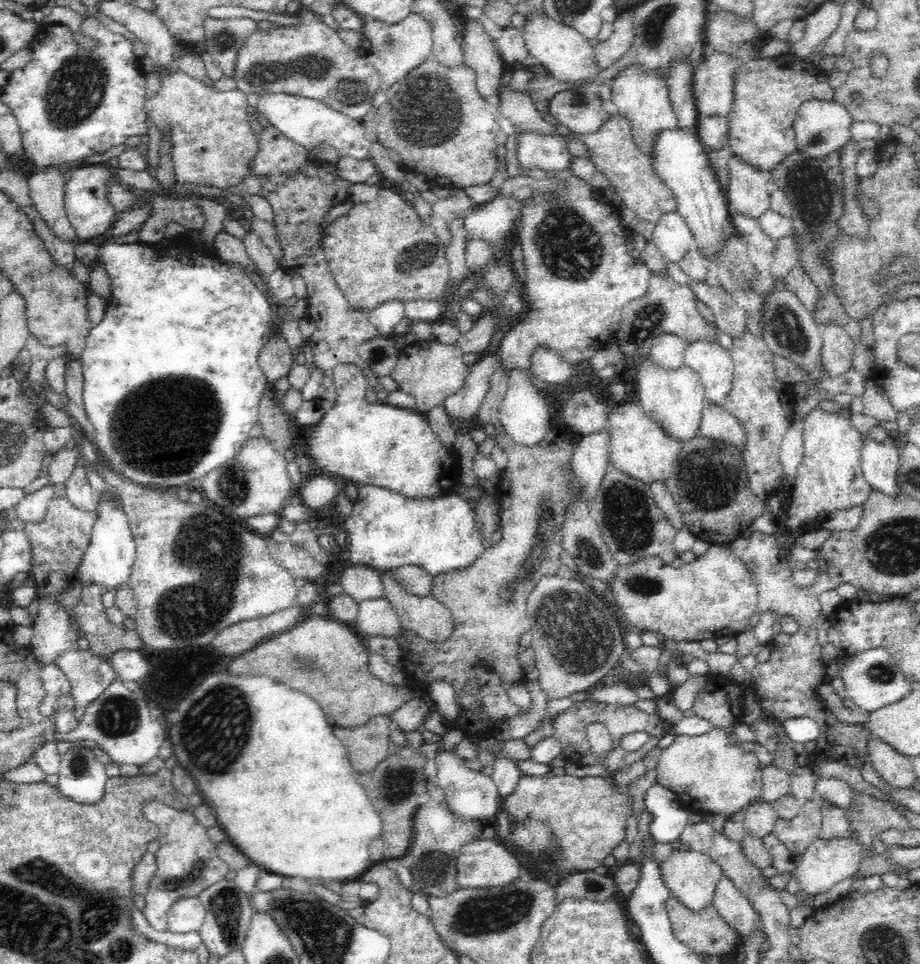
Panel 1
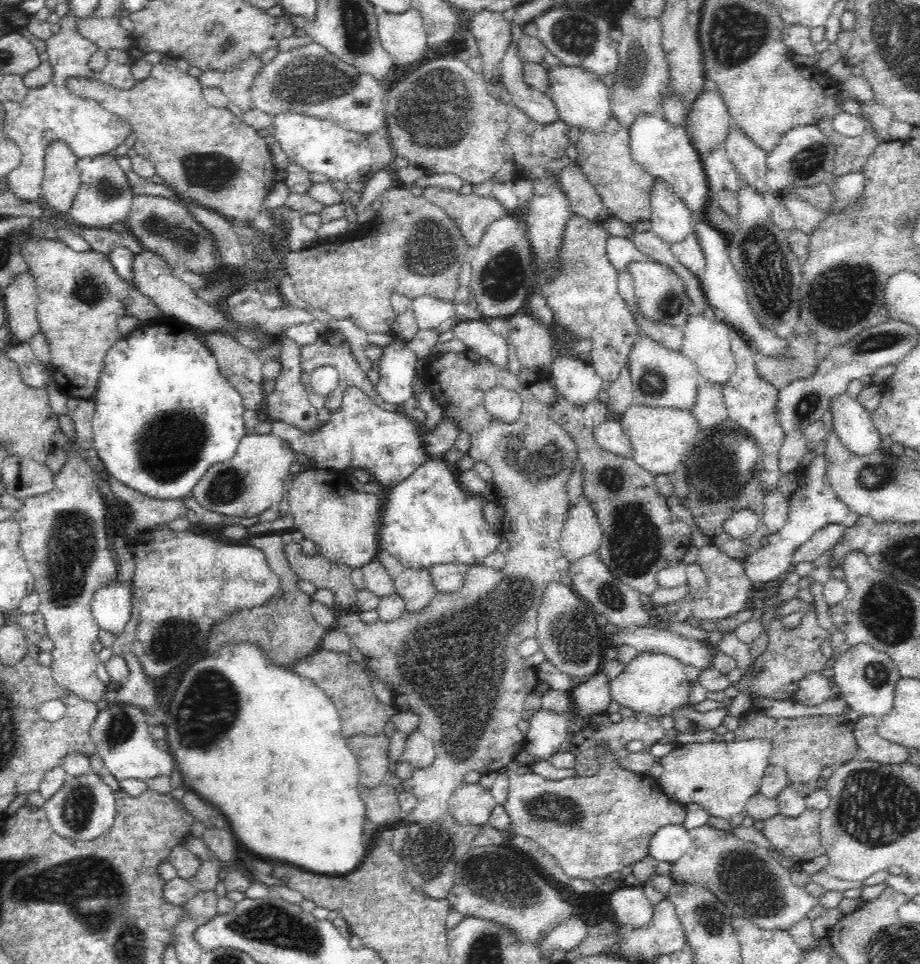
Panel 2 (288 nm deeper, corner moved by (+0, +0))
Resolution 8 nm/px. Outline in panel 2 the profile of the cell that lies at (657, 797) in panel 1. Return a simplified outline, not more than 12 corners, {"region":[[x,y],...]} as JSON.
{"region":[[664,826],[650,840],[650,856],[674,866],[692,848],[690,830]]}

